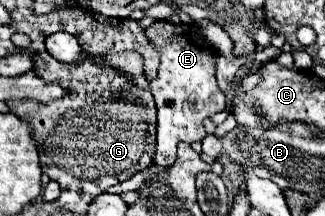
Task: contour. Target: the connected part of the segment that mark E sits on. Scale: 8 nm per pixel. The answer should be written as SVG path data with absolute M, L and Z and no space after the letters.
M156 21L146 29L146 37L160 51L162 61L158 79L150 83L150 91L158 107L158 137L154 163L170 167L176 161L176 145L180 141L194 143L202 141L206 131L202 121L226 109L226 97L216 83L214 49L204 41L196 23L174 25L170 21Z

